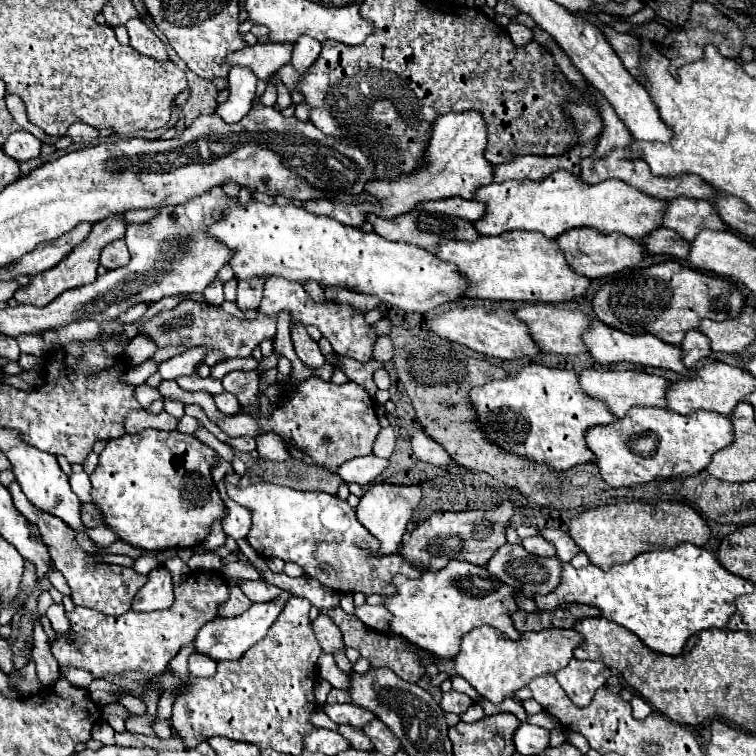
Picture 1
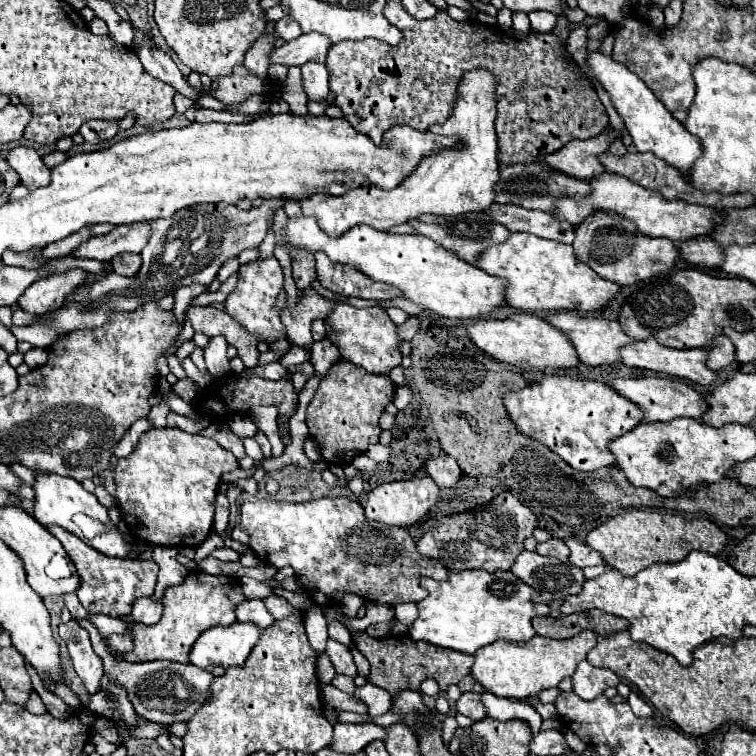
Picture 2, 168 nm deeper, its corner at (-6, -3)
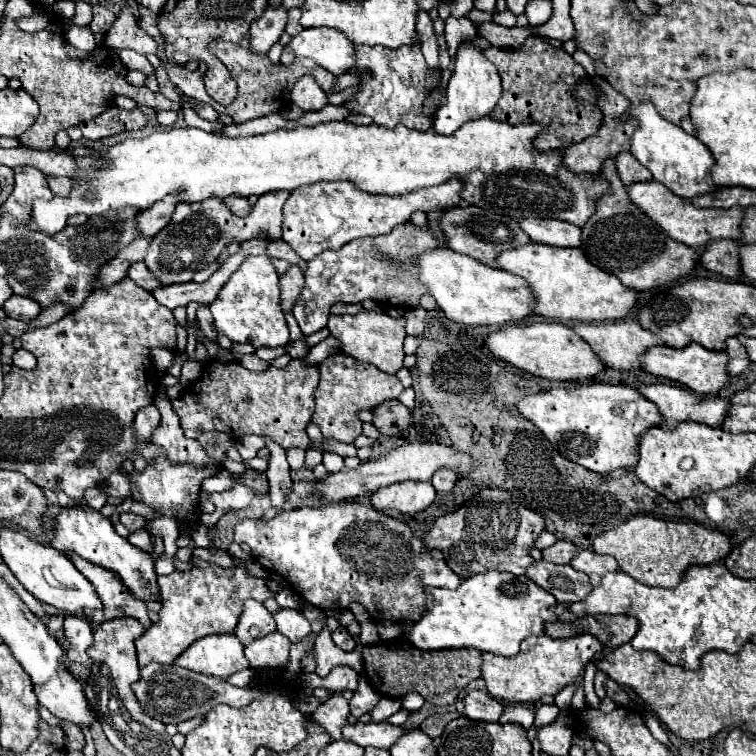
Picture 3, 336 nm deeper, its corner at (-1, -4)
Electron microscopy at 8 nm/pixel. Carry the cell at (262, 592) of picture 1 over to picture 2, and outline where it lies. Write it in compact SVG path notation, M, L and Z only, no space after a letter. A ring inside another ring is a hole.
M270 595L268 599L264 599L268 611L276 617L276 619L286 619L290 615L296 613L296 609L284 599L284 597L278 597L278 595Z

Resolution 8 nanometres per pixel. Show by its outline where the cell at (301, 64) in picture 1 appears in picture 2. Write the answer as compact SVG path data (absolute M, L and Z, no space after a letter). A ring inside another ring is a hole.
M320 63L302 65L302 85L310 101L324 101L330 93L326 65L320 65Z

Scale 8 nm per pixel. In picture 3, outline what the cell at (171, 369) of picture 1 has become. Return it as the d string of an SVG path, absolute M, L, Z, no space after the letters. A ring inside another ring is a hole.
M267 256L247 258L209 308L215 332L227 334L233 342L247 342L255 348L275 348L289 342L289 328L279 306L279 276Z

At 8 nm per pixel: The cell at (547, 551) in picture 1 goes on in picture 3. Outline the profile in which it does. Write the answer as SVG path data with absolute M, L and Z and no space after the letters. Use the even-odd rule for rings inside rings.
M557 540L553 546L541 550L543 554L543 560L547 562L553 562L553 564L569 564L573 554L577 554L577 546L571 544L569 540Z

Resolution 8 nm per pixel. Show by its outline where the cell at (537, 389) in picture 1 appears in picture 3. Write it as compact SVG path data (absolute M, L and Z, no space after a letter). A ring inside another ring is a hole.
M583 384L583 386L575 386L575 388L549 388L545 392L537 392L531 396L525 396L517 402L517 412L529 420L533 426L537 426L545 438L551 442L551 446L567 460L605 474L617 468L631 468L637 464L637 440L639 436L651 428L657 426L657 418L661 418L657 414L657 406L653 406L653 402L649 402L647 398L641 398L641 394L637 394L635 388L629 386L613 386L613 384Z

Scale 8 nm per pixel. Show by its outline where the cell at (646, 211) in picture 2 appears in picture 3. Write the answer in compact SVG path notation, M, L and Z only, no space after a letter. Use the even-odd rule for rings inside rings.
M651 180L651 182L633 182L627 188L627 194L633 204L639 206L657 226L661 226L671 238L677 242L683 242L691 248L703 248L709 240L719 240L719 238L737 238L737 230L741 224L741 214L743 208L733 206L729 210L721 208L693 208L687 204L685 198L675 196L669 188L665 188L661 182Z

